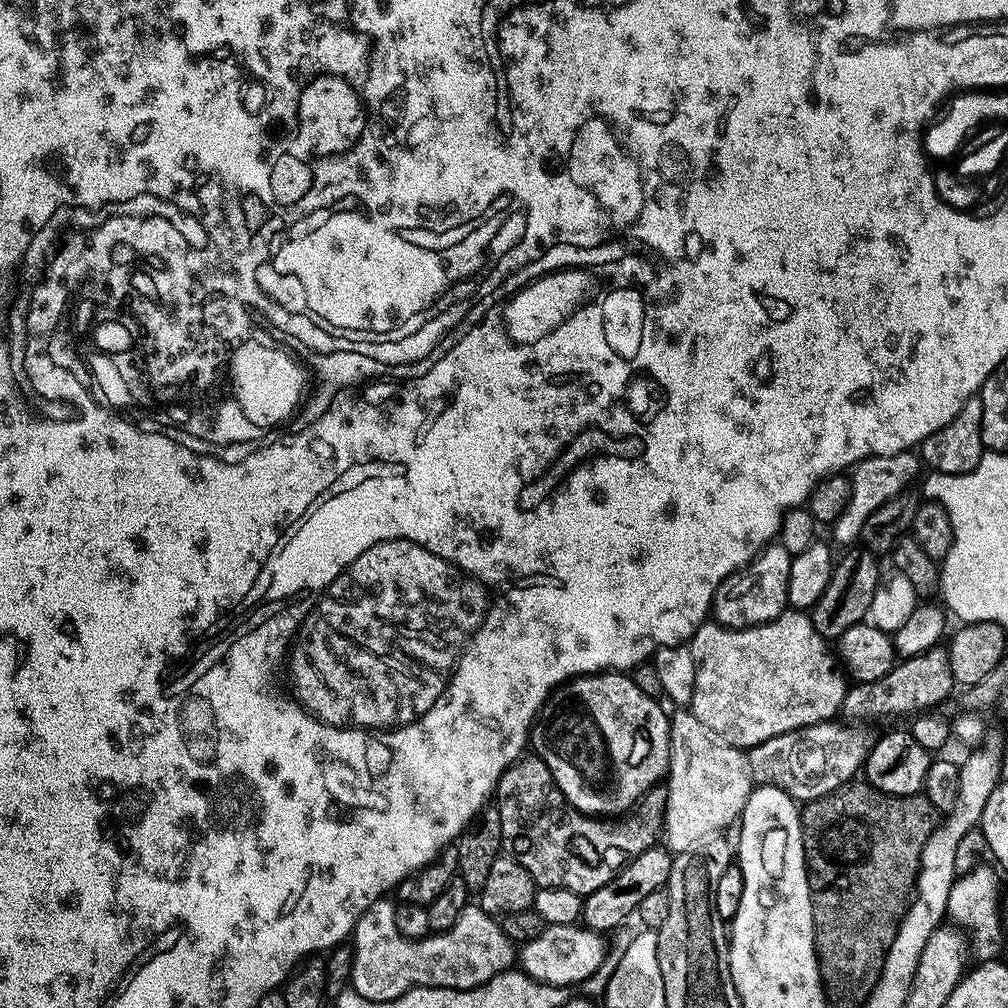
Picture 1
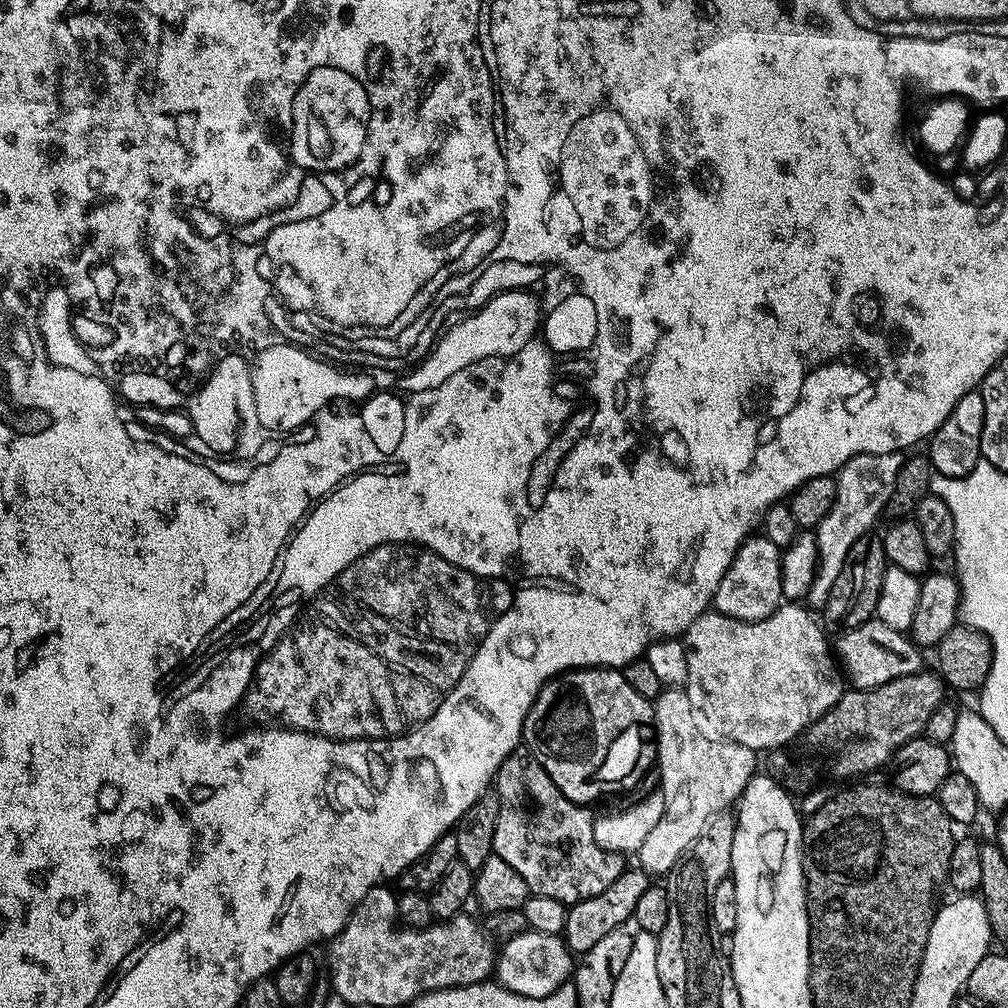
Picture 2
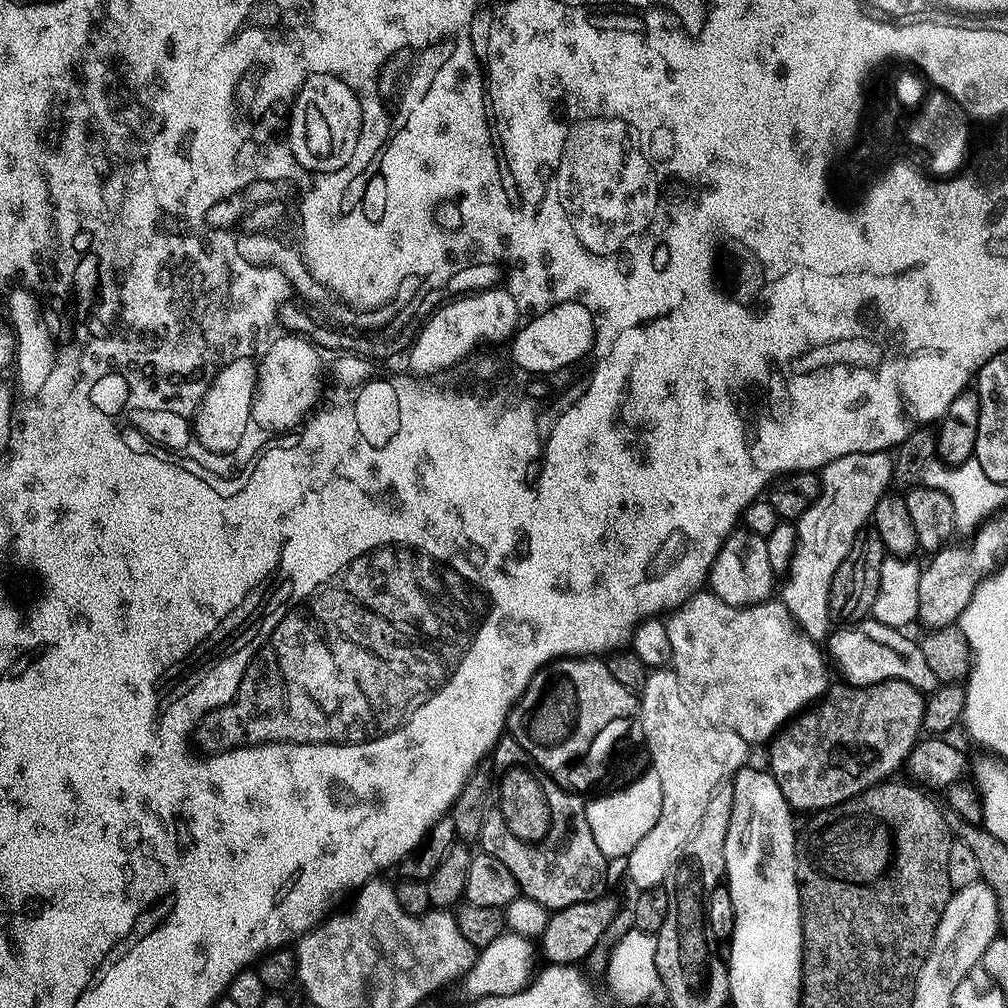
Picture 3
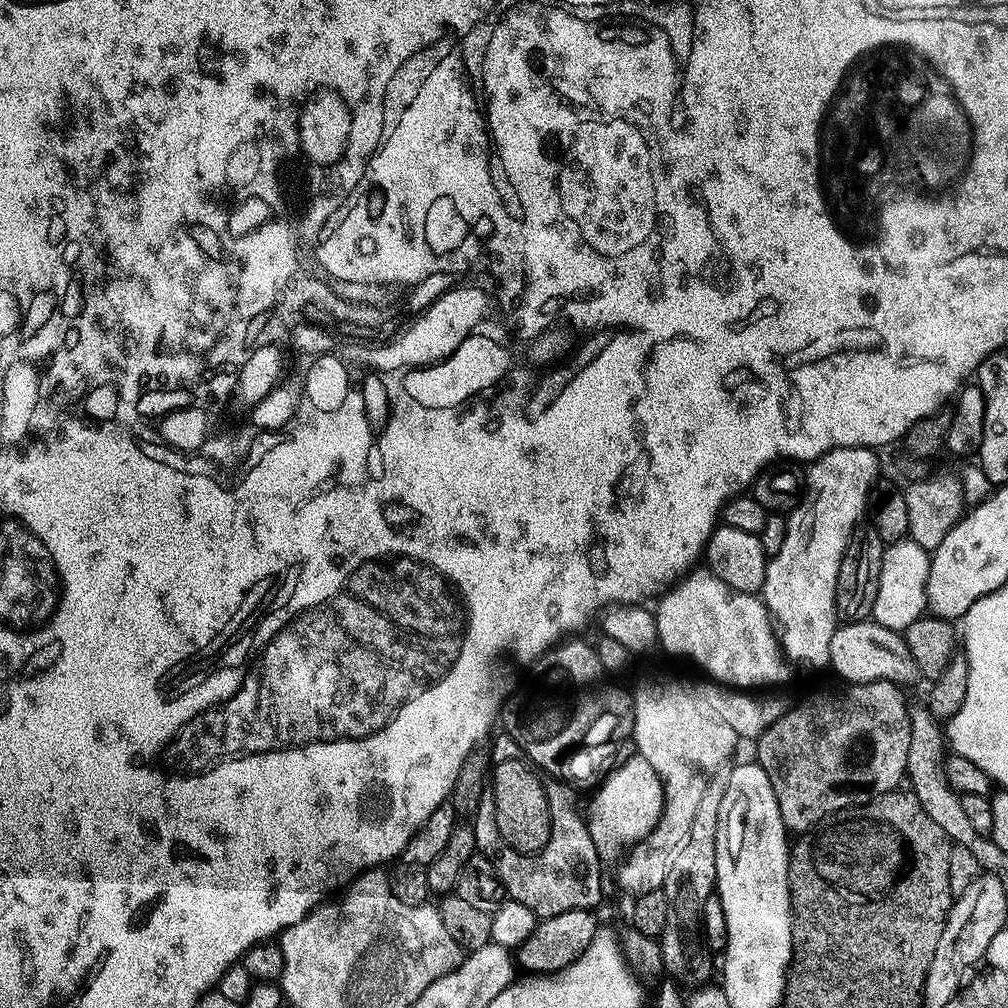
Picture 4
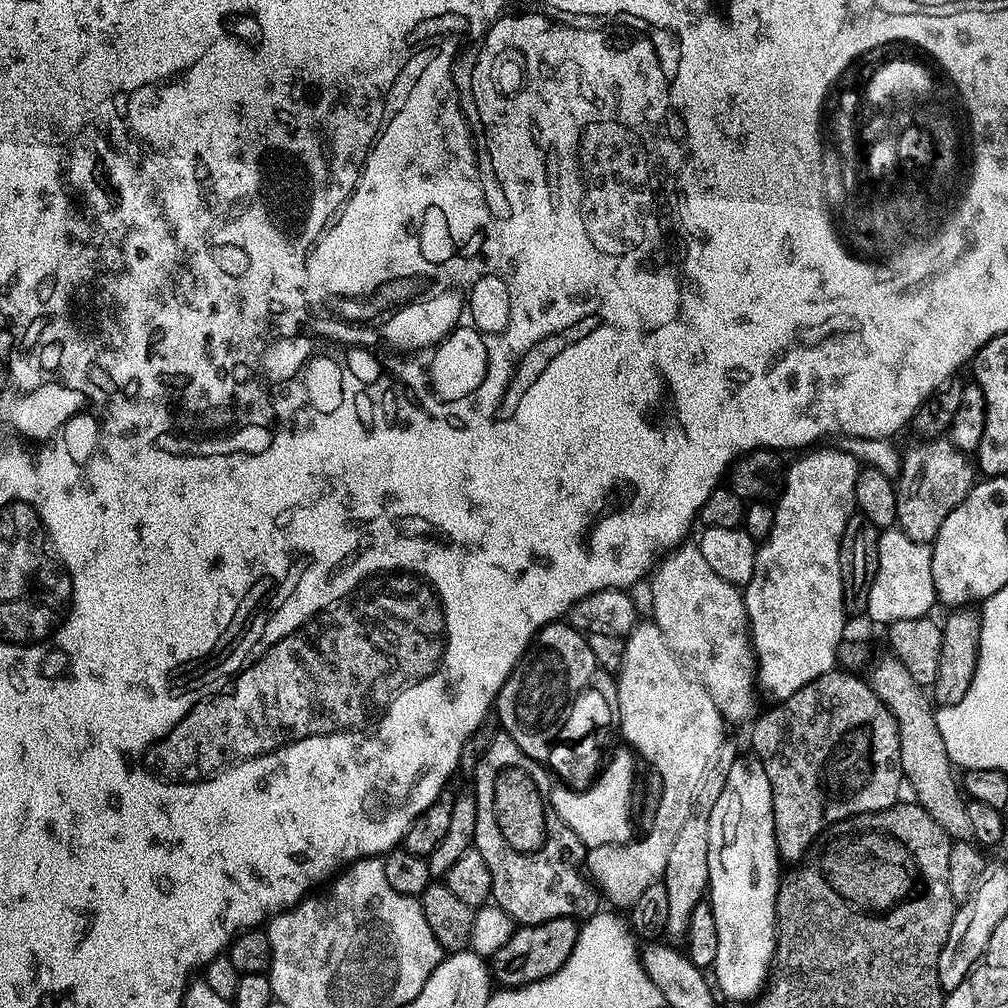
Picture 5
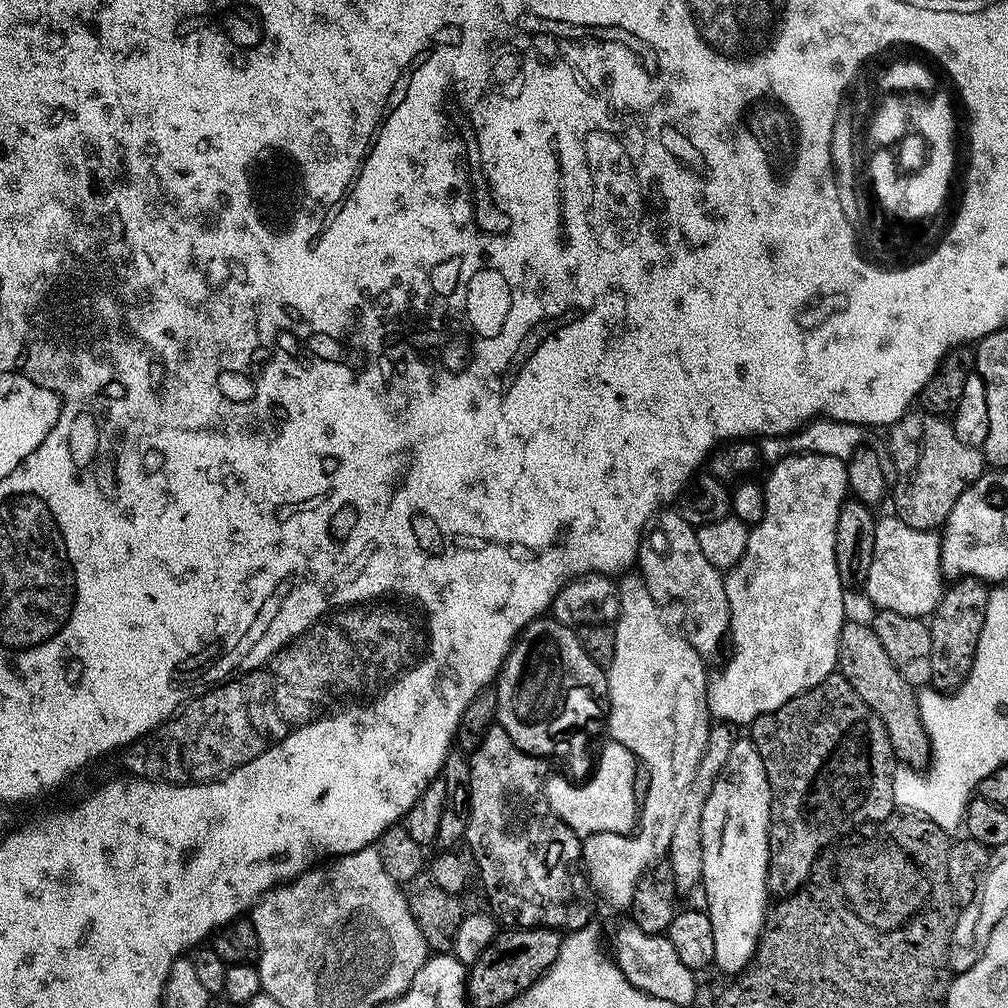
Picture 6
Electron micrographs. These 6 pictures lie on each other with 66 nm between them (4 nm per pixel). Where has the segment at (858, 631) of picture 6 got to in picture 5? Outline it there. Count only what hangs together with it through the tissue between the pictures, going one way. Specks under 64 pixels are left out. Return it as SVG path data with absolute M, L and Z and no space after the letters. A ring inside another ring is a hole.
M885 654L871 661L866 672L868 685L882 698L882 702L894 714L898 722L900 735L900 770L903 779L912 787L915 803L920 804L946 830L953 840L974 841L974 830L970 826L970 817L966 815L966 796L958 783L952 759L946 754L946 742L938 730L936 708L926 691L925 685L910 678L910 670L891 654Z

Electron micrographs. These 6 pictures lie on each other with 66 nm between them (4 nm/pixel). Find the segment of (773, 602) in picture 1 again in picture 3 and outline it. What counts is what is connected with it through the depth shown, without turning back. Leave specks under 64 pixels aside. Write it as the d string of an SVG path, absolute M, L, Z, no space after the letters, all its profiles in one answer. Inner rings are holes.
M736 530L716 551L707 583L710 591L722 598L724 604L735 608L750 608L773 599L772 587L776 584L776 577L774 552L768 548L765 537L755 536L747 530Z

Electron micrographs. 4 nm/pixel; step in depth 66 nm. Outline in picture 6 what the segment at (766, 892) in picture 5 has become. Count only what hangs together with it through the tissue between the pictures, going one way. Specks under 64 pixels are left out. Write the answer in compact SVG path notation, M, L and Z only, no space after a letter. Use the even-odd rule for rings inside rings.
M733 739L728 761L722 766L722 770L712 787L712 793L706 798L706 804L702 810L702 826L700 827L702 830L702 889L704 888L704 900L708 903L706 911L710 918L710 926L714 926L714 954L716 955L714 964L715 967L720 967L724 972L732 972L731 974L739 974L751 965L766 927L766 913L769 911L768 891L770 891L768 883L768 823L770 822L771 809L772 795L766 778L766 766L762 766L762 758L758 754L758 750L753 746L751 739Z

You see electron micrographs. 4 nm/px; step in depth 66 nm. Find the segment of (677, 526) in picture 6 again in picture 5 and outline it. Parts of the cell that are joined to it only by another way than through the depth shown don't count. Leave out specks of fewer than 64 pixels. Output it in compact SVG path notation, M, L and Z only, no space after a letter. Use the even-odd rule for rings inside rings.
M685 542L667 553L655 565L651 580L651 619L672 651L704 685L725 721L751 721L758 712L757 666L741 589L710 570L696 542Z

